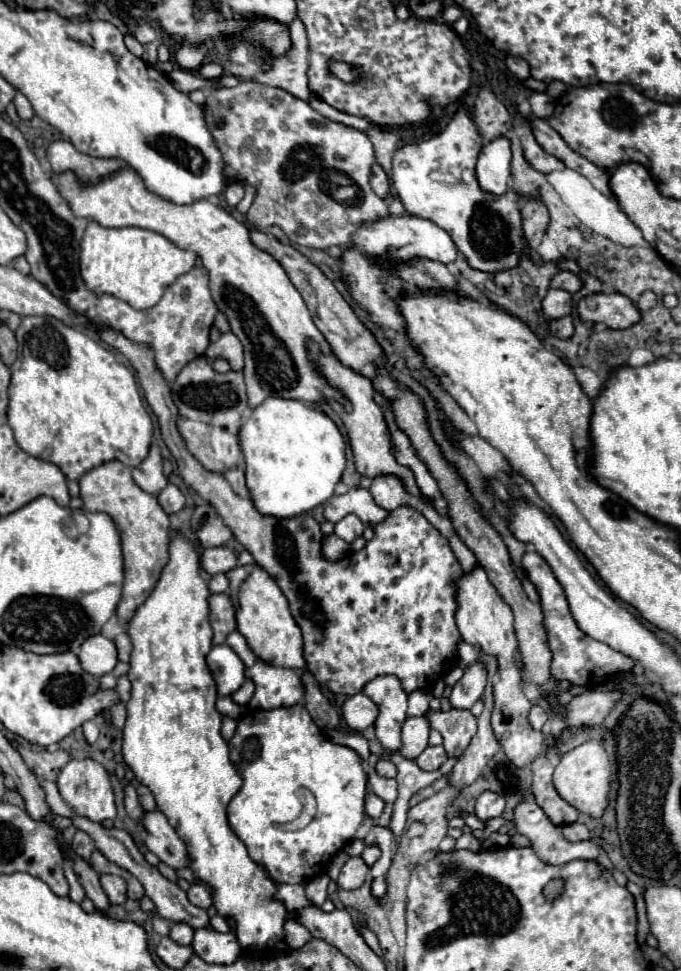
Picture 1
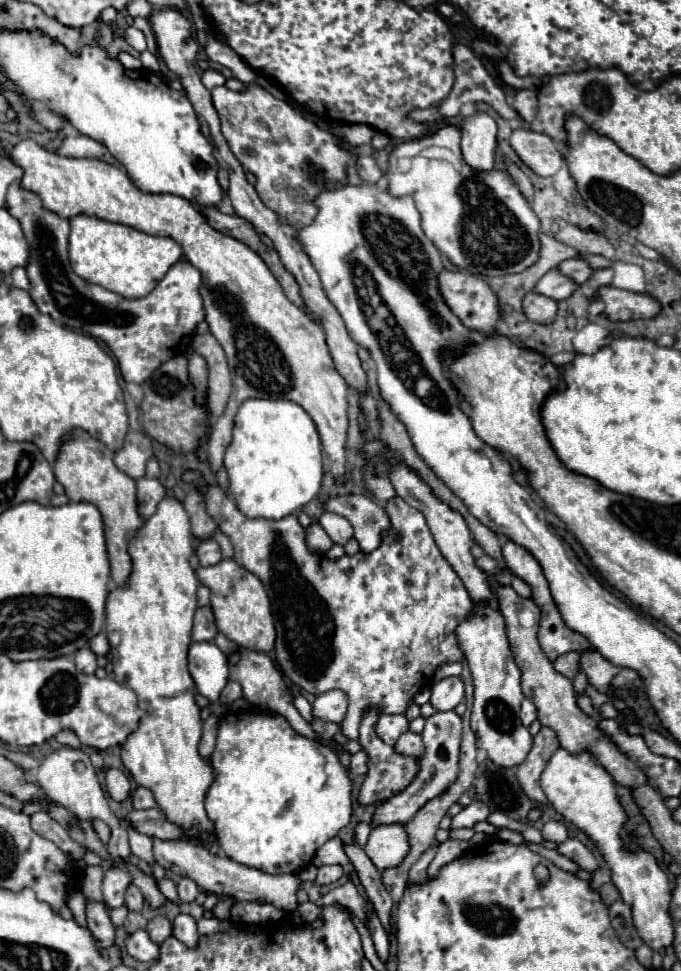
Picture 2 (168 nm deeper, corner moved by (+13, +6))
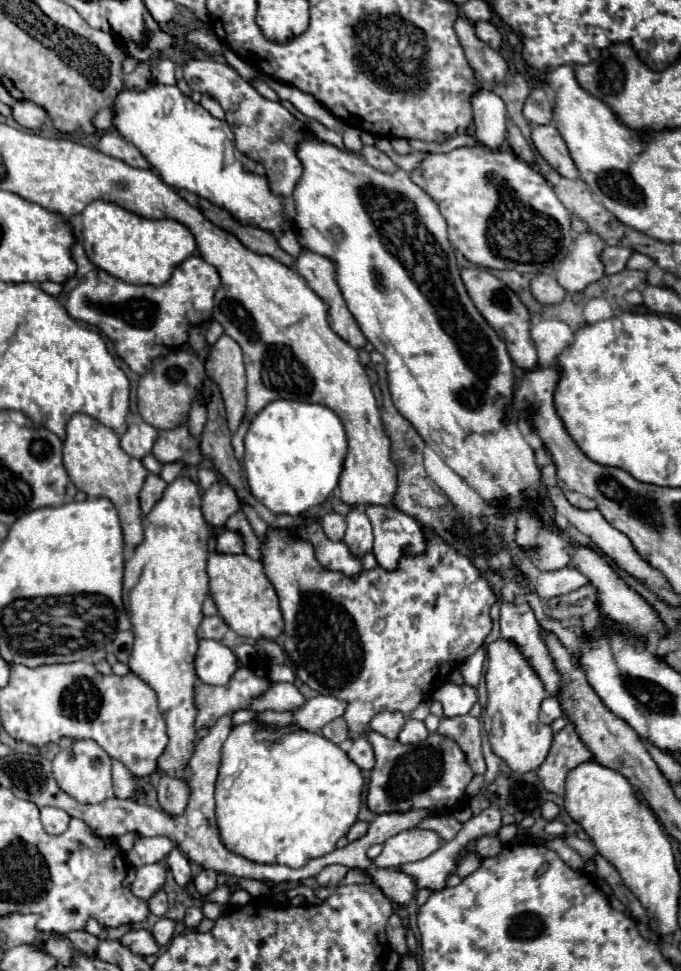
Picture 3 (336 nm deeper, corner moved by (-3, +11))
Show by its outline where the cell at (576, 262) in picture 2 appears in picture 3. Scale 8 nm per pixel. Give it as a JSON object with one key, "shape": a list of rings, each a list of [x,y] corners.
{"shape":[[[618,246],[604,248],[604,252],[600,254],[600,260],[604,264],[604,272],[606,274],[616,274],[616,272],[624,270],[624,264],[626,264],[630,254],[632,254],[630,248],[618,248]]]}

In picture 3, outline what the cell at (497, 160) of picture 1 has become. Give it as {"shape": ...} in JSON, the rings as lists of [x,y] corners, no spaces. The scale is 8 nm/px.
{"shape":[[[482,88],[480,92],[472,94],[472,108],[476,140],[490,150],[498,150],[508,134],[506,128],[508,112],[504,102],[494,92]]]}

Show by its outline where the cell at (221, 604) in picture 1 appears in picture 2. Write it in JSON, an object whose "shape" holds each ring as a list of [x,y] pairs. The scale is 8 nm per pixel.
{"shape":[[[210,607],[196,609],[194,615],[194,627],[192,627],[192,641],[212,641],[216,637],[218,629],[214,623],[214,615]]]}

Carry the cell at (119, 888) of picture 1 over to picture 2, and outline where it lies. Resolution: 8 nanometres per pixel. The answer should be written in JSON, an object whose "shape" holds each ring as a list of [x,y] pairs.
{"shape":[[[110,869],[104,873],[104,903],[114,909],[124,905],[124,893],[132,883],[132,875],[126,869]]]}

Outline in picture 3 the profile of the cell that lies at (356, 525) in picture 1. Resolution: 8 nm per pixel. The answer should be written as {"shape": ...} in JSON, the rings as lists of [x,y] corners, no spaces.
{"shape":[[[352,508],[346,516],[346,536],[344,544],[350,548],[350,552],[358,558],[362,558],[366,552],[372,550],[372,524],[362,508]]]}

